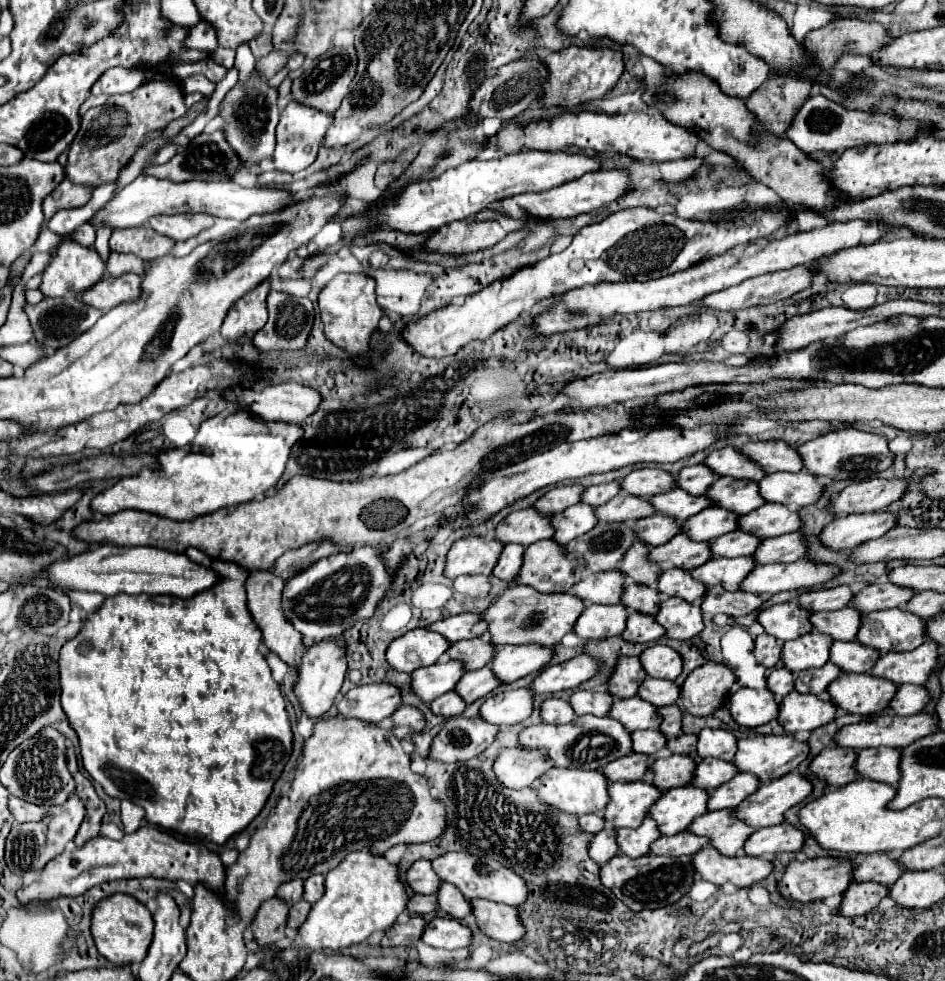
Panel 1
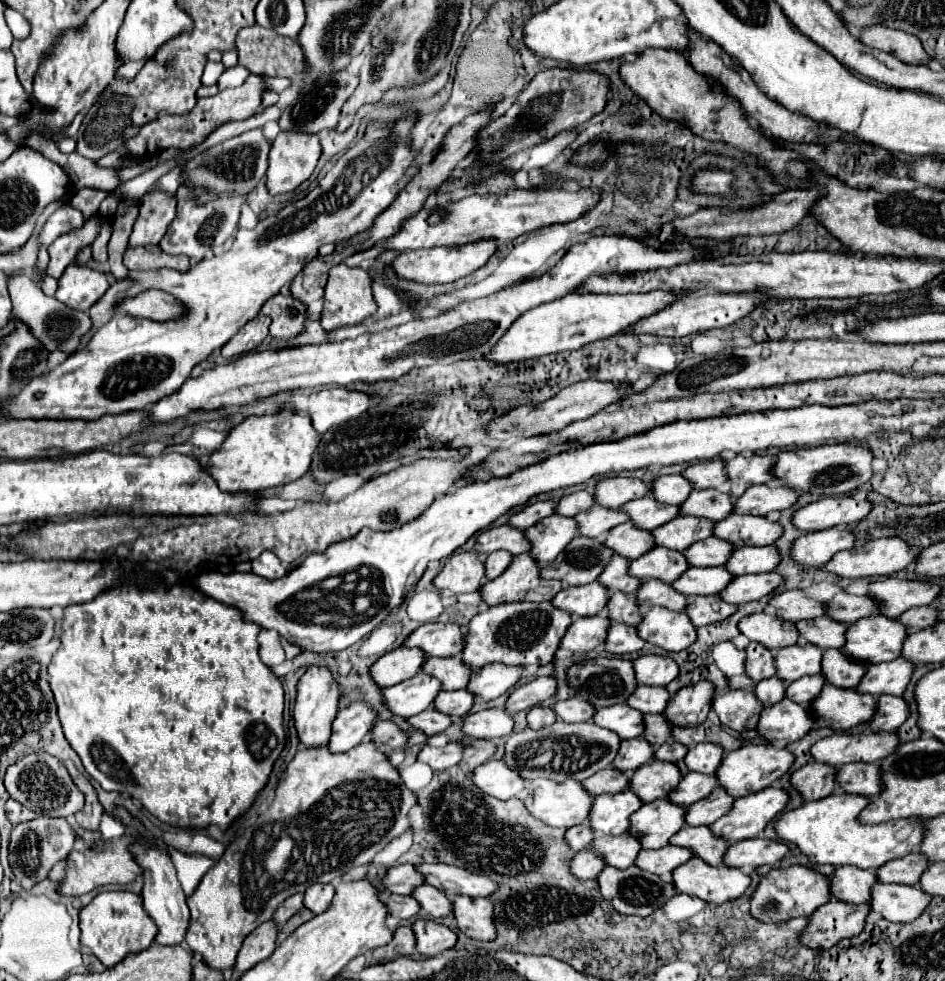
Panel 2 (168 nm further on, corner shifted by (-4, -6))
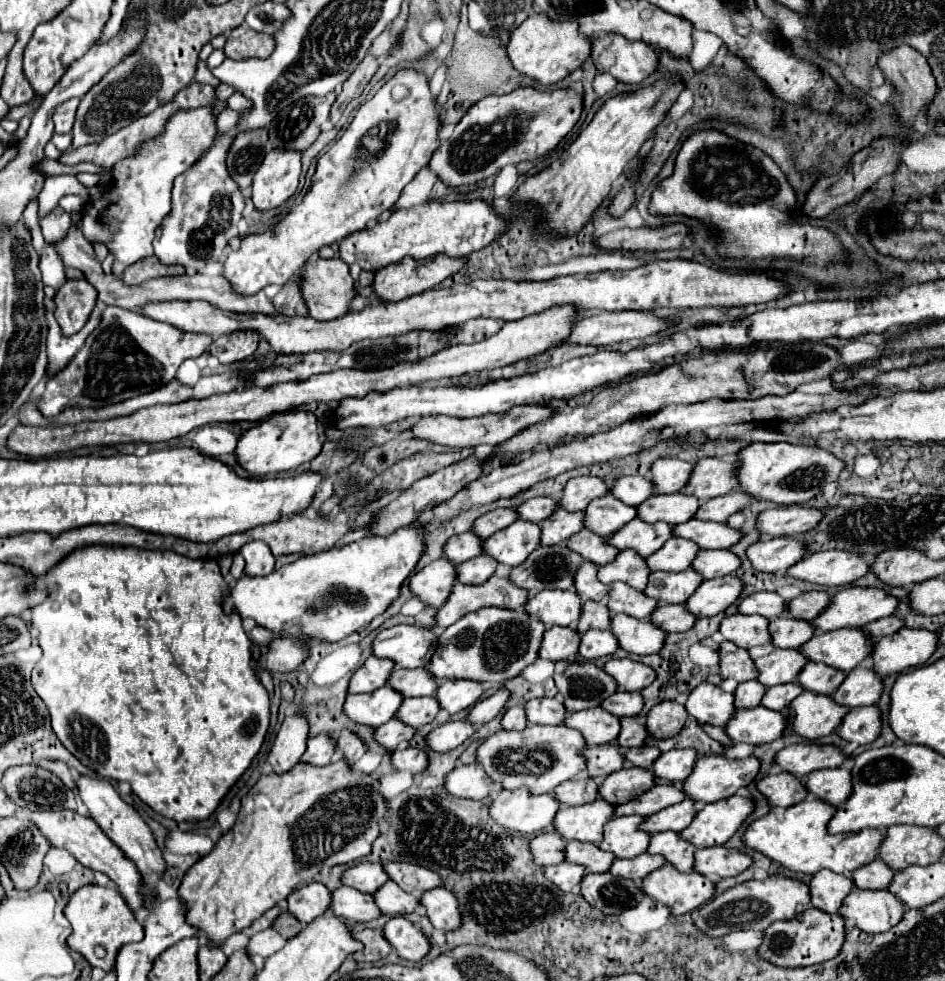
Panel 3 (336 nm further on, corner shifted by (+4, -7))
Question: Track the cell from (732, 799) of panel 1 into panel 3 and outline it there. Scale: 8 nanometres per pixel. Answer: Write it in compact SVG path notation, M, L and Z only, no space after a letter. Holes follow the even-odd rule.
M688 798L684 802L678 802L674 806L668 806L660 812L656 812L654 816L648 816L646 822L642 824L642 830L646 832L664 832L664 830L674 830L674 832L682 832L686 826L690 826L690 822L694 820L694 814L698 814L696 802L690 802Z

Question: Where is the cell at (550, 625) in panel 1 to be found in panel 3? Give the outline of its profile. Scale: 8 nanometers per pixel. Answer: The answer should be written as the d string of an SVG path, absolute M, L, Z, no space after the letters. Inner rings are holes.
M480 608L478 612L466 614L438 636L438 646L428 670L438 680L464 678L488 684L504 684L538 658L538 646L542 644L544 632L546 626L542 626L538 618L530 618L526 610Z

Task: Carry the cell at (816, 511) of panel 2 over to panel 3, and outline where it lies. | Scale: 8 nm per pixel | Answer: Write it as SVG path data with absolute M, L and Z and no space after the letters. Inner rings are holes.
M780 506L774 510L762 512L758 516L758 528L762 536L804 534L822 520L822 512L824 510L806 508L806 506Z

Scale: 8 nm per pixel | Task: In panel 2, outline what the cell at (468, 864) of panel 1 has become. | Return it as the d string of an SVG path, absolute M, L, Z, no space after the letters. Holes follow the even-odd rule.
M444 863L436 865L416 865L416 871L424 877L424 881L436 889L440 889L446 897L468 895L468 897L488 897L496 885L488 877L470 873L462 867L450 867Z

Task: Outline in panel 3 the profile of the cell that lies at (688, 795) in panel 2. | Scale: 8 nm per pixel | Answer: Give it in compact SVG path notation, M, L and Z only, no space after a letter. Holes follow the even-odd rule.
M666 784L666 786L654 786L636 800L630 800L626 804L616 806L614 816L628 816L628 814L642 814L652 816L658 810L672 806L676 802L682 802L686 794L682 794L682 784Z

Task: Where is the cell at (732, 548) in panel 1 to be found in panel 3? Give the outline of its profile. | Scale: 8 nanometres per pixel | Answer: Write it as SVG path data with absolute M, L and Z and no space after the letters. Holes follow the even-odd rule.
M670 538L658 552L646 558L650 570L666 570L666 572L682 572L690 568L696 554L700 552L694 542L686 542L686 538Z

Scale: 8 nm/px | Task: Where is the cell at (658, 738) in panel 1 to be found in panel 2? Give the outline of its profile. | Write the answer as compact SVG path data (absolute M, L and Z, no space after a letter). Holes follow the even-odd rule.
M644 737L626 739L626 741L620 741L620 749L612 761L612 767L622 773L632 773L634 769L638 769L640 765L650 761L652 755L654 755L654 749L650 749L650 745L646 745Z

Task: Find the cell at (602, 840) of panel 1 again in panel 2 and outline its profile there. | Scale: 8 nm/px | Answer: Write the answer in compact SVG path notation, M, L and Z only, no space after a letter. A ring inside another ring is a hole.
M580 851L570 861L570 873L582 881L596 879L602 869L604 869L602 861L598 861L598 857L594 857L594 853L590 853L590 851Z

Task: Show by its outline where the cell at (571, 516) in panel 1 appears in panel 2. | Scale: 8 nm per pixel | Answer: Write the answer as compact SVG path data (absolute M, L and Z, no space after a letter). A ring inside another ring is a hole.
M550 515L538 521L538 525L532 525L530 529L524 529L524 537L530 541L530 557L538 563L550 563L554 557L578 535L578 527L574 525L572 517L558 517Z

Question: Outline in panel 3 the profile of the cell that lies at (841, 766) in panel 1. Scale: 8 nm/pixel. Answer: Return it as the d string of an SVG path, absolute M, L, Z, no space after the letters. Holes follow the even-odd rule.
M774 774L766 776L758 782L758 790L770 800L772 806L780 808L790 808L792 804L806 800L808 790L802 780L796 780L792 774Z

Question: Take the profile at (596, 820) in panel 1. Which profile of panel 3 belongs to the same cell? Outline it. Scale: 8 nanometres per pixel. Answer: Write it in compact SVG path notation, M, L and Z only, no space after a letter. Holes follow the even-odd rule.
M548 832L548 834L536 836L530 842L530 852L534 856L534 862L542 866L550 866L550 864L564 862L562 846L566 846L566 840L558 838L558 832Z

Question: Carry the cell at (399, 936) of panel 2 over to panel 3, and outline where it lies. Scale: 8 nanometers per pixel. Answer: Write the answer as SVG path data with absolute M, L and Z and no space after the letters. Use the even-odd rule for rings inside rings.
M366 928L366 930L358 932L358 934L354 934L354 938L358 938L364 944L364 950L354 954L354 958L358 962L380 962L392 952L390 944L386 942L386 938L384 938L384 934L380 930Z

